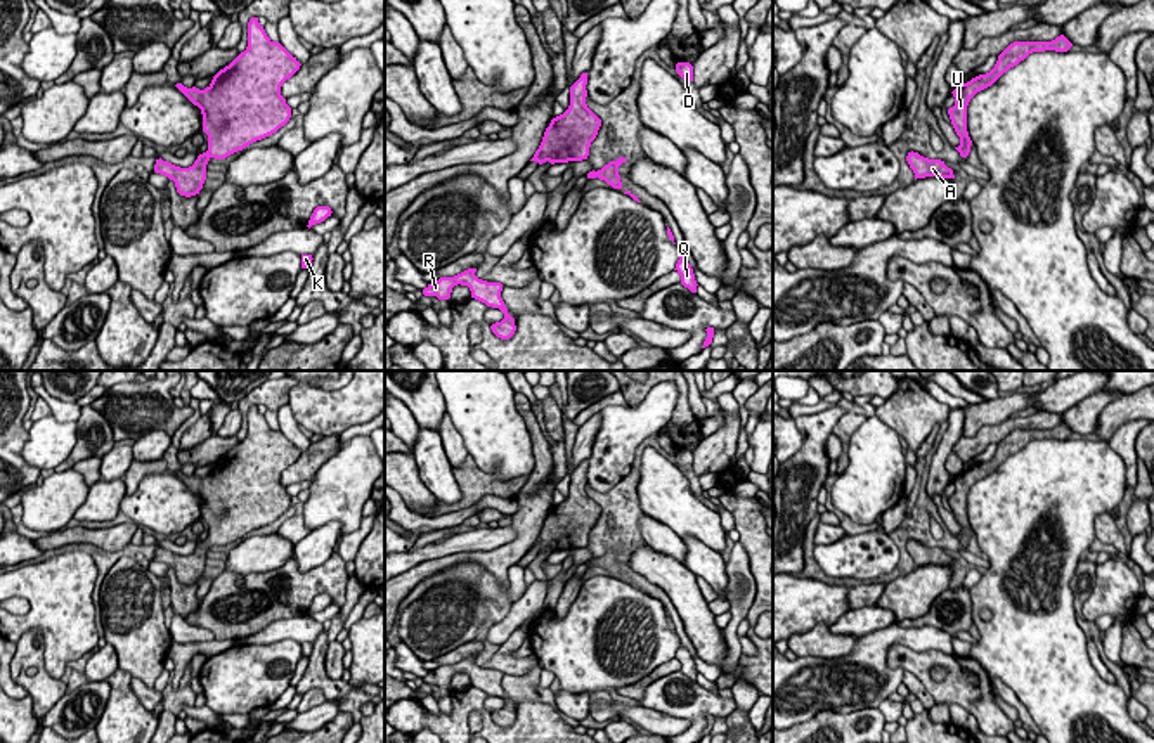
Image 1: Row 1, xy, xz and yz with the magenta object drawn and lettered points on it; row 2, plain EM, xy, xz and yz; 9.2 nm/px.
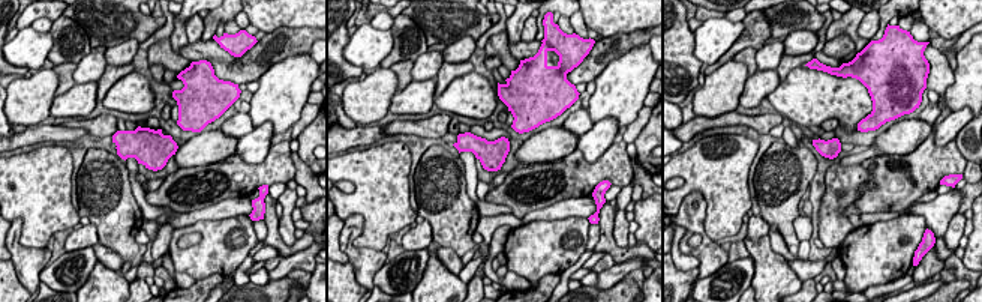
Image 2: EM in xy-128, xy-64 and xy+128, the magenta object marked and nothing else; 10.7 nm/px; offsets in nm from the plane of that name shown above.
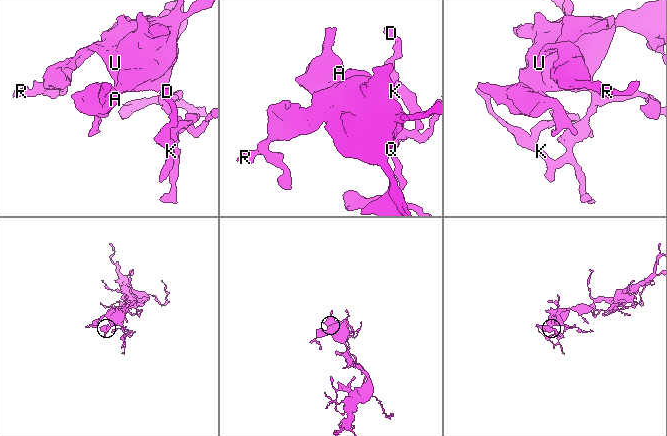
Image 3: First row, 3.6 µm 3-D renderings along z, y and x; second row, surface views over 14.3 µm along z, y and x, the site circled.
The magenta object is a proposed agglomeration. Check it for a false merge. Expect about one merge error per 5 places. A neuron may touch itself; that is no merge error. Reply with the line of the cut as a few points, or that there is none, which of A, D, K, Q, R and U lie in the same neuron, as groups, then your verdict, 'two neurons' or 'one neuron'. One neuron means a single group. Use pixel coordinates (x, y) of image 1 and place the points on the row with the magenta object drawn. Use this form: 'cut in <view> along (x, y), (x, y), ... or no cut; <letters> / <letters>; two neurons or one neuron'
no cut; A D K Q R U; one neuron

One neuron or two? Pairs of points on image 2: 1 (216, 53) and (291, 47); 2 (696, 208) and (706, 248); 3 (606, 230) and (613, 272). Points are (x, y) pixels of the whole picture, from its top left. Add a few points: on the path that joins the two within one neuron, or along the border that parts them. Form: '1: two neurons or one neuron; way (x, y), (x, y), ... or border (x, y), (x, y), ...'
1: one neuron; way (234, 63), (254, 63), (273, 48)
2: one neuron; way (696, 218), (696, 226), (705, 238)
3: two neurons; border (646, 259), (628, 259), (615, 265)

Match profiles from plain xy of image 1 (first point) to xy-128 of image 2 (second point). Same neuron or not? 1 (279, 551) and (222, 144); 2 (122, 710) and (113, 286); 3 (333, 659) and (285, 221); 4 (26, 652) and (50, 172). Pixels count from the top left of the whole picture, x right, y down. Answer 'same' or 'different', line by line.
1: same
2: same
3: same
4: different

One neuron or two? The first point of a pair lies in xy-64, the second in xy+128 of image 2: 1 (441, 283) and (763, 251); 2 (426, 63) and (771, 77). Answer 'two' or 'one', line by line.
1: one
2: two

